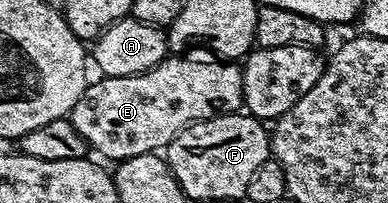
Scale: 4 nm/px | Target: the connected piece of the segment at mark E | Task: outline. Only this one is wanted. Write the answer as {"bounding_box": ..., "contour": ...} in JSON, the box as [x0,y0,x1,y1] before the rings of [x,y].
{"bounding_box":[69,54,243,162],"contour":[[[171,54],[166,60],[162,60],[157,66],[153,66],[148,72],[138,72],[132,76],[103,76],[99,81],[88,83],[87,89],[81,94],[81,98],[73,106],[73,110],[69,114],[71,125],[77,130],[77,134],[81,134],[81,138],[85,138],[88,149],[100,152],[103,156],[108,156],[111,162],[118,162],[125,158],[133,158],[137,154],[145,154],[146,152],[159,152],[166,149],[171,139],[178,134],[182,128],[188,124],[195,124],[199,120],[211,120],[214,116],[222,116],[224,114],[235,114],[243,108],[243,69],[238,63],[224,62],[219,58],[210,58],[211,60],[190,60],[187,54]]]}

